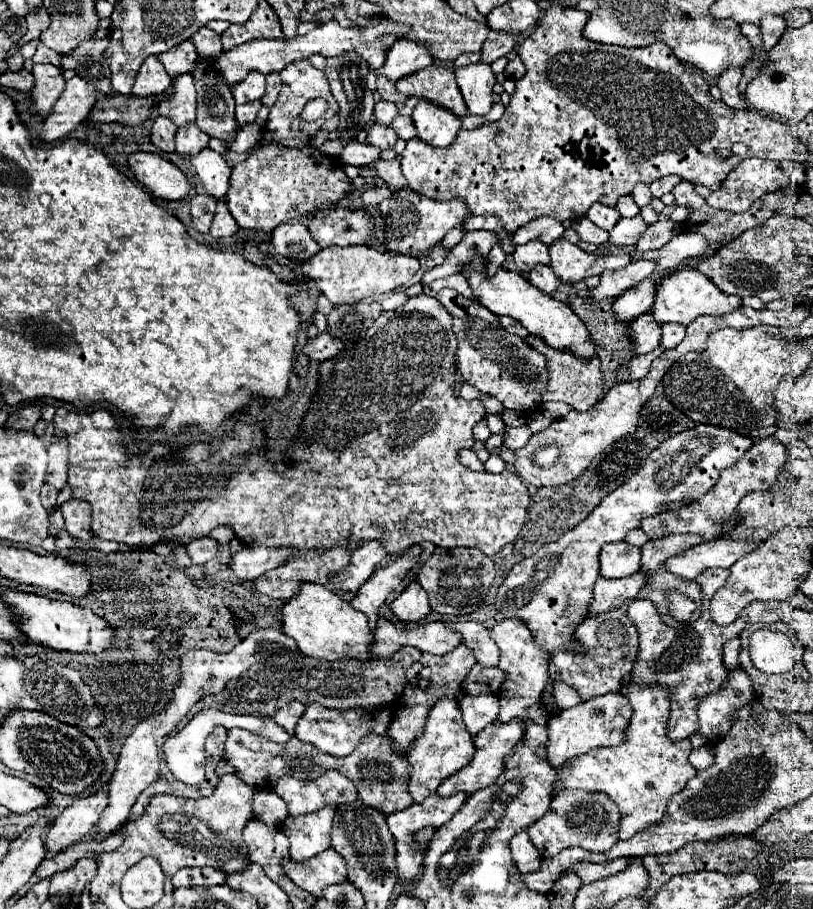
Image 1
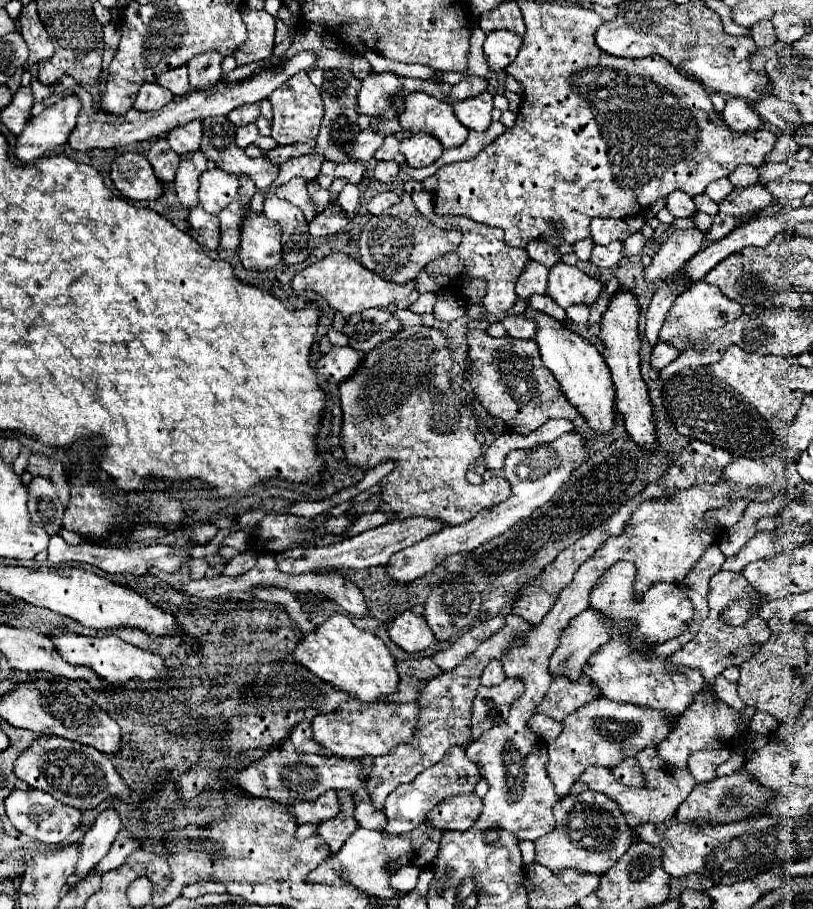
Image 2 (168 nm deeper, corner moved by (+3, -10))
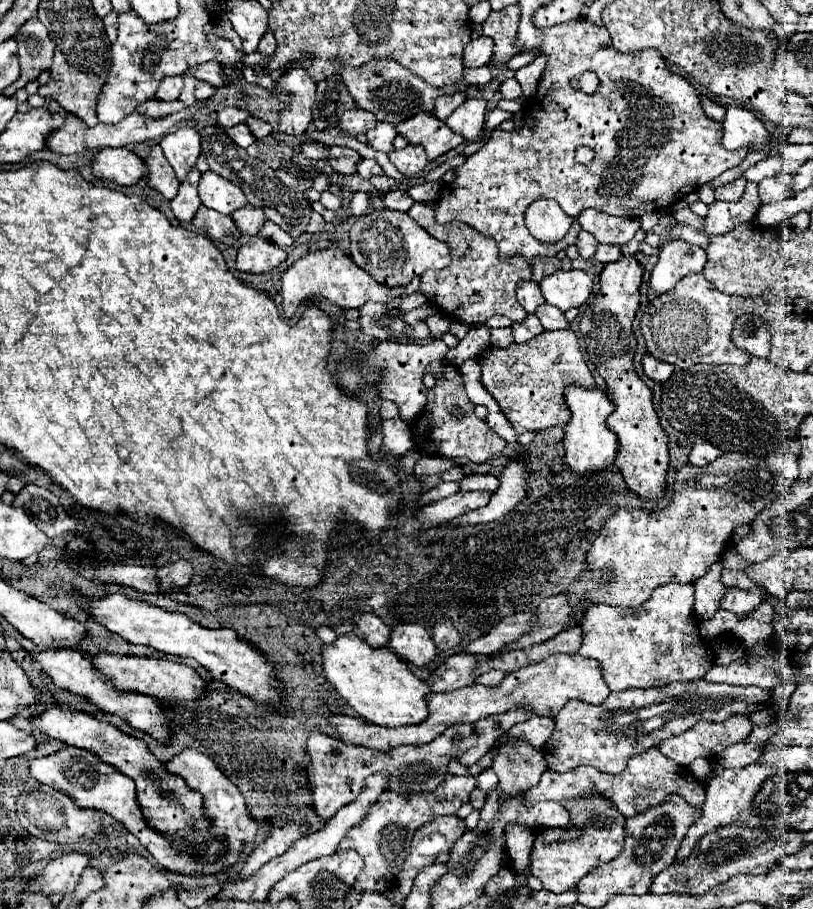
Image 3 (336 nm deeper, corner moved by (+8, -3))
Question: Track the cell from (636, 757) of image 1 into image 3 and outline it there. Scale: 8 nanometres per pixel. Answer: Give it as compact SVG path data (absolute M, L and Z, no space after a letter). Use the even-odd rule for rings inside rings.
M693 584L657 586L647 604L635 610L615 608L607 604L591 604L579 624L583 630L583 644L577 652L585 658L593 658L599 662L603 680L611 692L621 692L629 688L659 688L671 682L699 680L713 666L713 652L709 654L709 646L699 636L699 628L689 620L691 610L693 610Z

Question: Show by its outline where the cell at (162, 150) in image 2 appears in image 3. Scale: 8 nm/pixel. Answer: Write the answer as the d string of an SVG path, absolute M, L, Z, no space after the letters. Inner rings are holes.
M153 146L145 162L147 162L149 186L155 188L157 192L161 192L165 198L171 200L177 194L179 180L177 180L175 172L171 170L171 164L167 162L161 146Z

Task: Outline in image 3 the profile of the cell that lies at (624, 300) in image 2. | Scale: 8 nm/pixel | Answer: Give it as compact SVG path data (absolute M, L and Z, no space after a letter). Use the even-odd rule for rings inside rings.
M621 256L617 262L605 264L601 272L601 288L599 294L581 308L581 324L579 330L587 338L587 354L595 364L597 372L607 384L609 398L615 402L615 412L609 416L607 426L617 434L619 452L615 464L623 472L629 488L639 492L643 498L659 500L665 486L665 474L669 464L667 452L667 434L659 424L655 408L651 404L651 390L639 378L633 368L635 354L635 336L631 330L631 322L639 308L639 286L641 286L643 268L635 260L635 256Z

